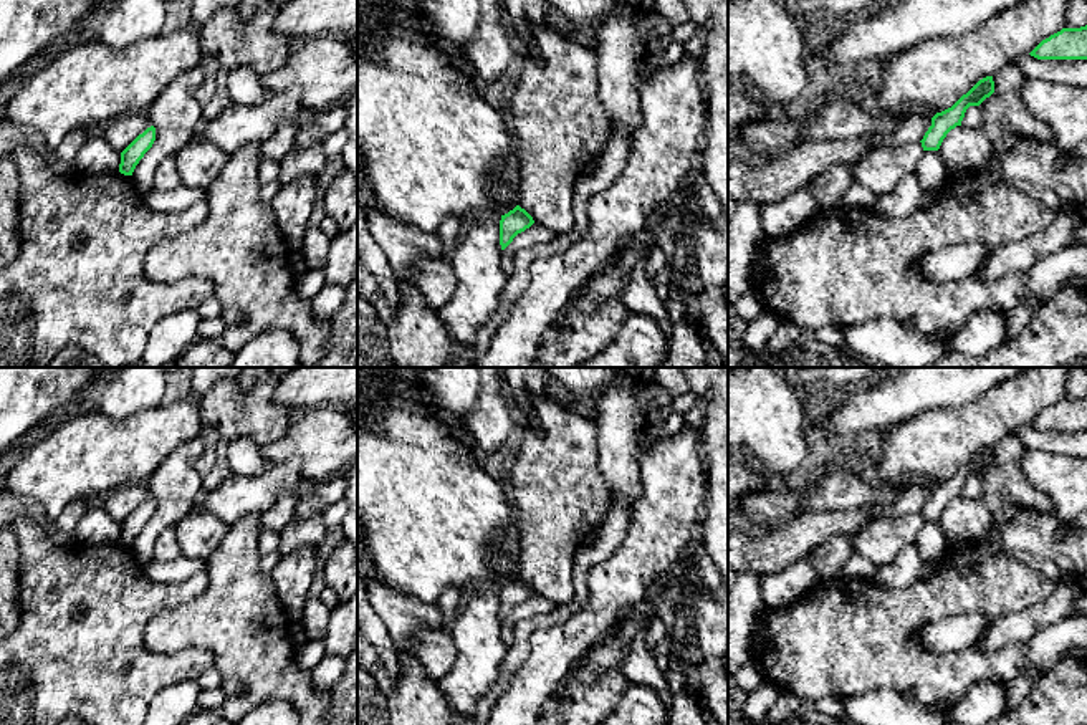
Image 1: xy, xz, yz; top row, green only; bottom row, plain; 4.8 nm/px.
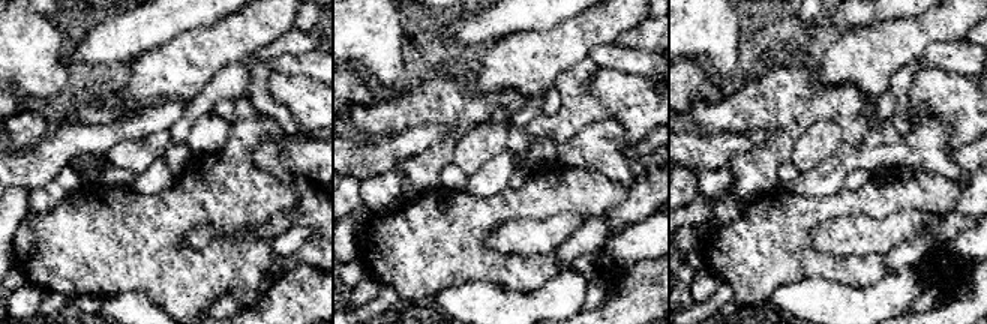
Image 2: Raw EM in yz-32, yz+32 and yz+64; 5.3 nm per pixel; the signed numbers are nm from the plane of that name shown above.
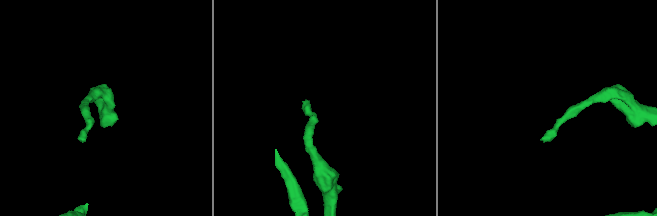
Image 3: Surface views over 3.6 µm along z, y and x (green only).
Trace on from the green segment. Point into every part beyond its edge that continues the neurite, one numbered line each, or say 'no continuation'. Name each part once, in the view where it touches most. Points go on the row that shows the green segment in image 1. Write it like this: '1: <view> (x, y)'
no continuation

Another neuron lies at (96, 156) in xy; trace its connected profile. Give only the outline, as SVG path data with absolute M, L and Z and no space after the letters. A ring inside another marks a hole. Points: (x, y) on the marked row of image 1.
M103 136L88 137L73 161L73 170L94 175L103 172L117 172L121 164L121 152L114 151Z

